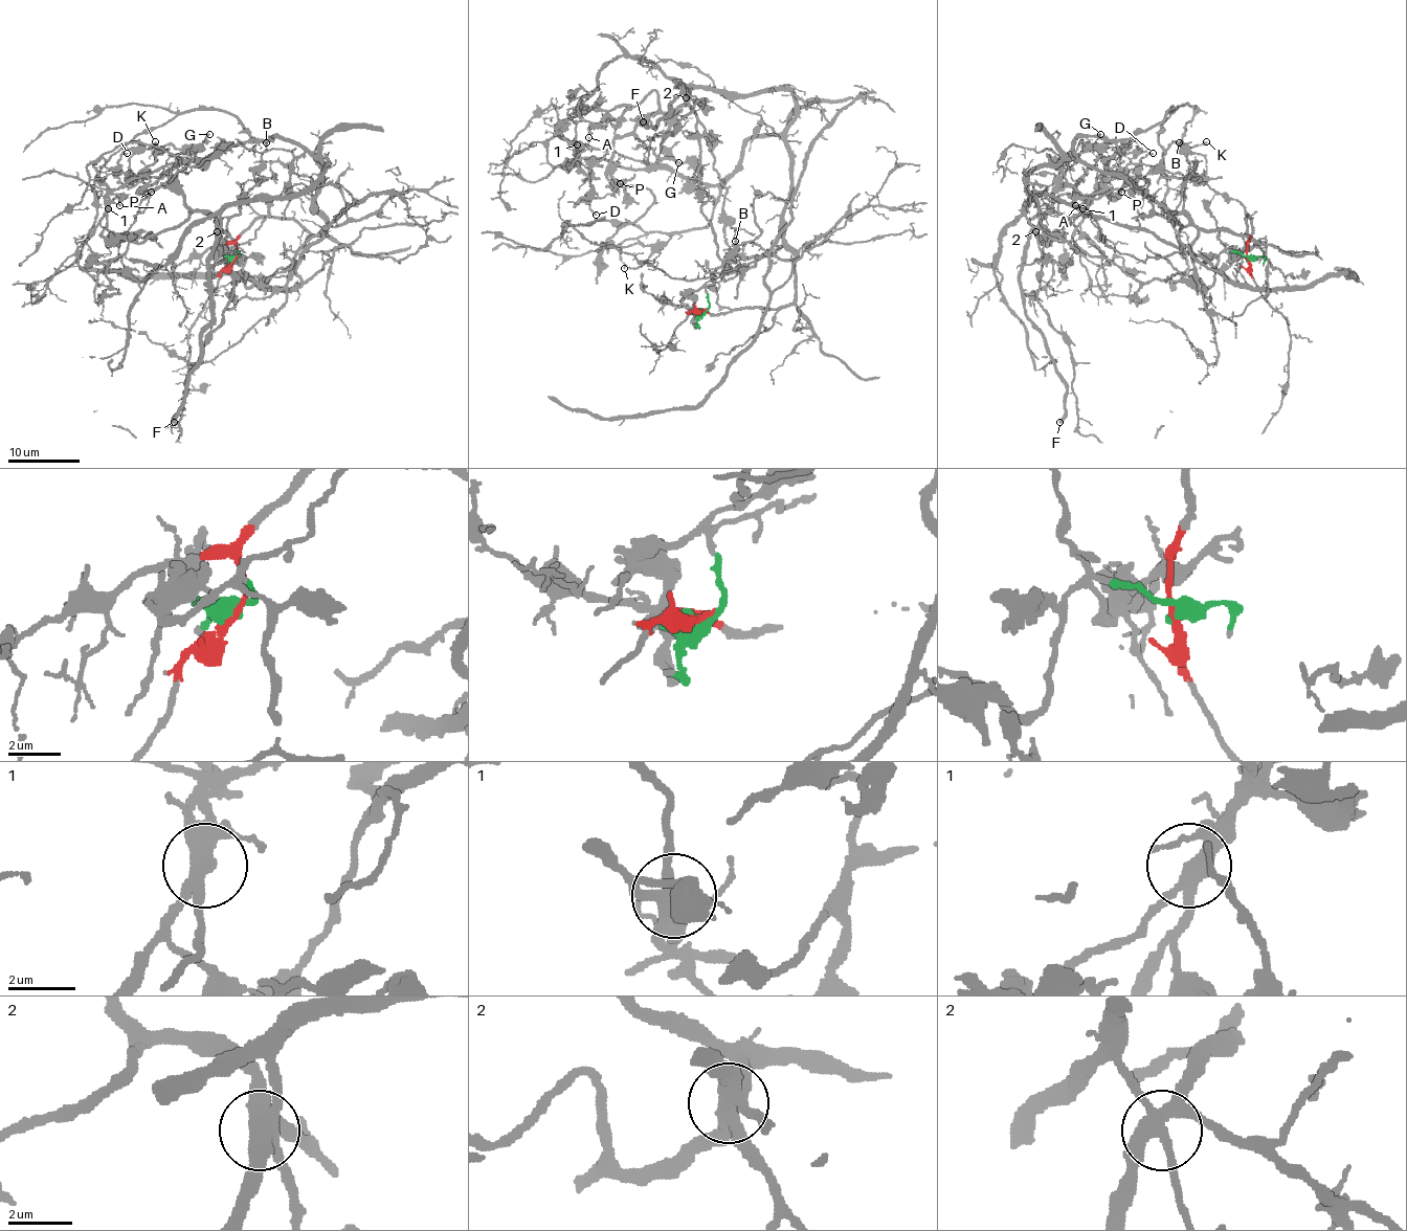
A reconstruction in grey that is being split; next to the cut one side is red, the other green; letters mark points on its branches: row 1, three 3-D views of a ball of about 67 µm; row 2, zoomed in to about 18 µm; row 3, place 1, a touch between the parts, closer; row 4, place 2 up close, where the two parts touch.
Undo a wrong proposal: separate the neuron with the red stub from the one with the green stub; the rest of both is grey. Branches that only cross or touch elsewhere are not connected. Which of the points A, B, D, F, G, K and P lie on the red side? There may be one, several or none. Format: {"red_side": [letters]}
{"red_side": []}

